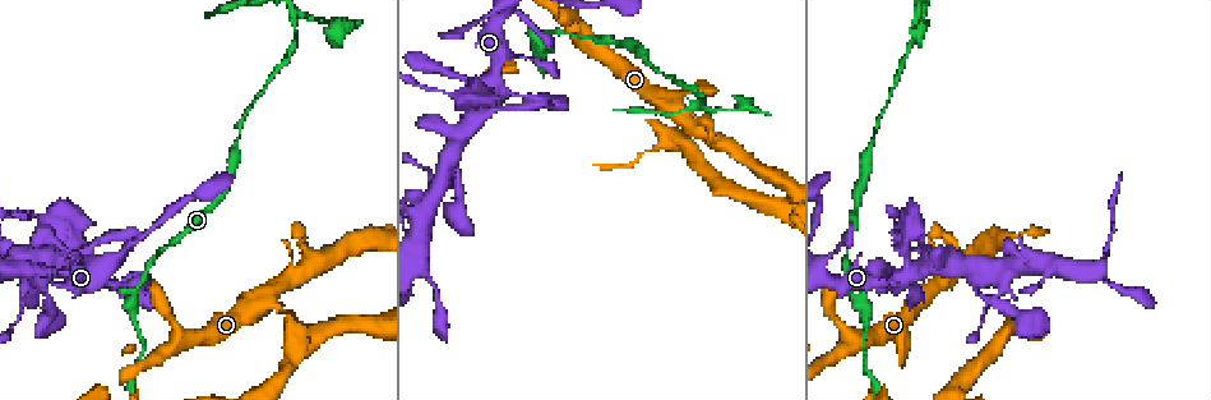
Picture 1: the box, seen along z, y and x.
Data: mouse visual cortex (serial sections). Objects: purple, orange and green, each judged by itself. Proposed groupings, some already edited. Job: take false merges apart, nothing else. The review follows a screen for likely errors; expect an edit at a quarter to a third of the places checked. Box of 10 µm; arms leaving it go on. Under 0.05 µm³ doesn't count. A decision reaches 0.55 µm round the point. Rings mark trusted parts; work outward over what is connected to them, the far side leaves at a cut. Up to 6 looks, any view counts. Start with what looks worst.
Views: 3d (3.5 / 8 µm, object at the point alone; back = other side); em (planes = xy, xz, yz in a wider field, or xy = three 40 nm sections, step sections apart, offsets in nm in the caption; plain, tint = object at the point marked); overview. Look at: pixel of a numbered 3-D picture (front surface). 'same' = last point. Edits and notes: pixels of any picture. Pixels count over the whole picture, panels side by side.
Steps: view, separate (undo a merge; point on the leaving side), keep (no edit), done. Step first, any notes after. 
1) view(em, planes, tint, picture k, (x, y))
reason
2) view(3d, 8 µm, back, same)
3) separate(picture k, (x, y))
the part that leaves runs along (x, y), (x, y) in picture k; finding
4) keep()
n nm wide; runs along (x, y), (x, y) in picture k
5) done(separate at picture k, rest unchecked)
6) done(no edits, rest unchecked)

view(3d, 3.5 µm, picture 1, (700, 102))
sharp bend

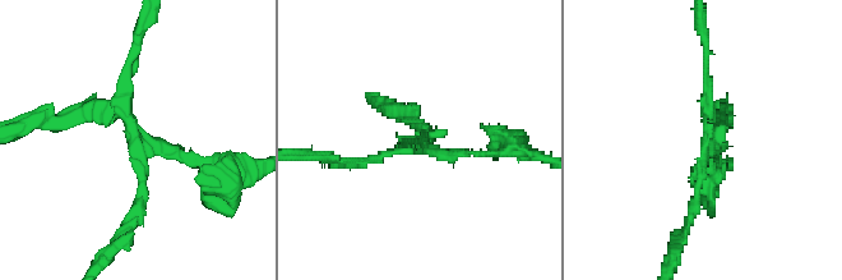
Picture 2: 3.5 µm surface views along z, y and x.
view(em, xy, step 5, tint, picture 2, (702, 156))
3 arms; arms of 100, 150, 150 nm

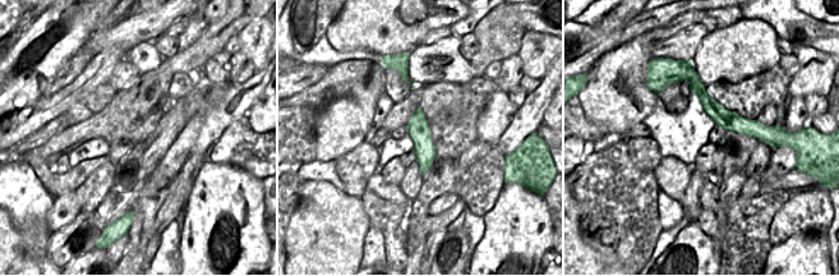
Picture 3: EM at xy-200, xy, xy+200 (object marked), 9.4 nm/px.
separate(picture 2, (72, 118))
a second cell is stuck on

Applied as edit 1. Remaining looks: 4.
view(3d, 3.5 µm, picture 1, (907, 266))
calibre changes

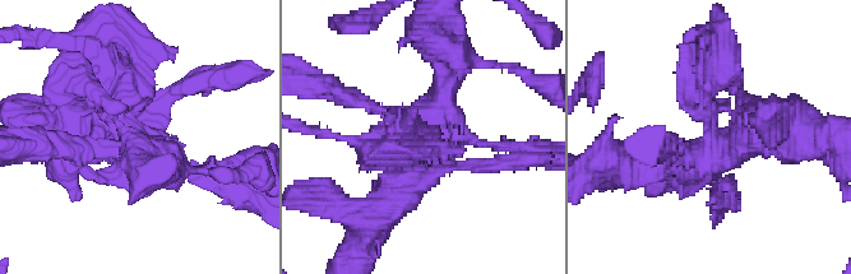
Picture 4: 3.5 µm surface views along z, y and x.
separate(picture 4, (114, 77))
the part that leaves runs along (710, 119), (707, 36) in picture 4; a second cell is stuck on

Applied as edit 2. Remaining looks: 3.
view(overview)

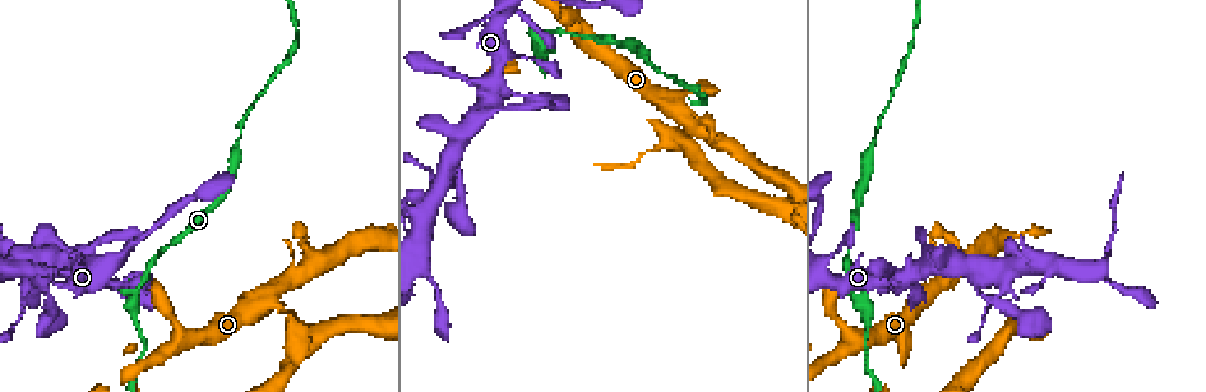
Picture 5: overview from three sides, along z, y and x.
view(3d, 8 µm, picture 5, (52, 316))

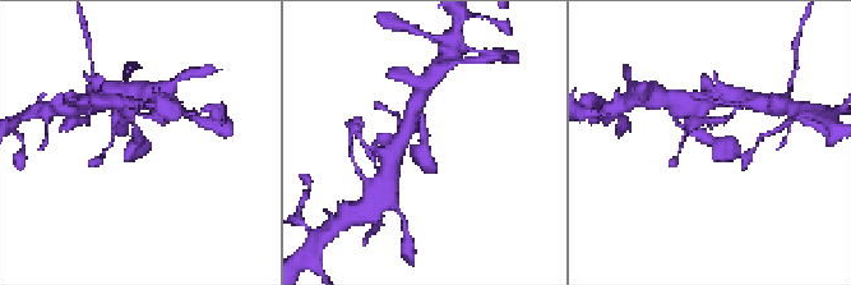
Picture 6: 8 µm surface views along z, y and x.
view(3d, 3.5 µm, same)
closer look

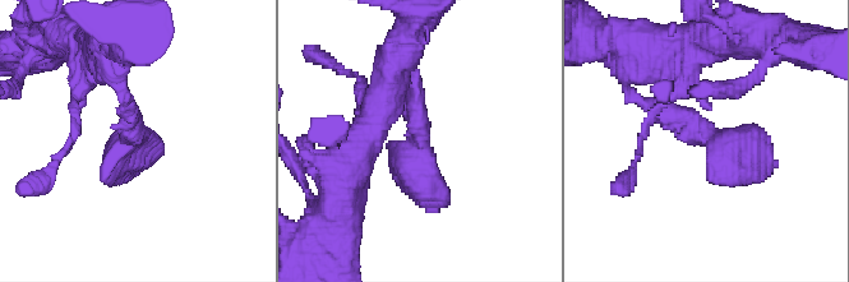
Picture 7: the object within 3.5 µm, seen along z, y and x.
keep()
runs along (645, 102), (773, 165) in picture 7; one cell here

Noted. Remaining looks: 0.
done(separate at picture 2, separate at picture 4, rest unchecked)

